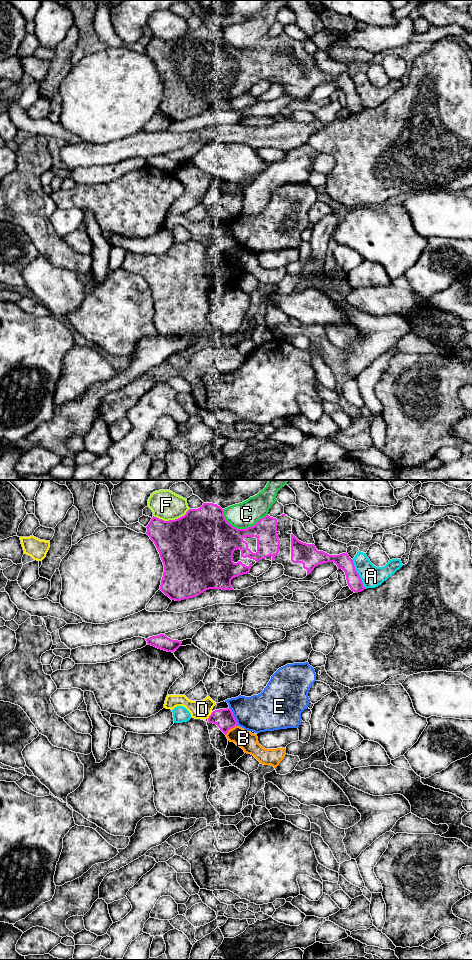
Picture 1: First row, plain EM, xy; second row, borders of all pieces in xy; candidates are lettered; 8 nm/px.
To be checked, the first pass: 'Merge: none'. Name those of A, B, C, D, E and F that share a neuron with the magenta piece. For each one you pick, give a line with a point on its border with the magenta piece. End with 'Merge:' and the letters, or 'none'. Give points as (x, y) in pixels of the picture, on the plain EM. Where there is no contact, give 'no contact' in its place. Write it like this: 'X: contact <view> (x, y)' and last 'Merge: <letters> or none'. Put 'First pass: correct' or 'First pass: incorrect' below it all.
Merge: none
First pass: correct

